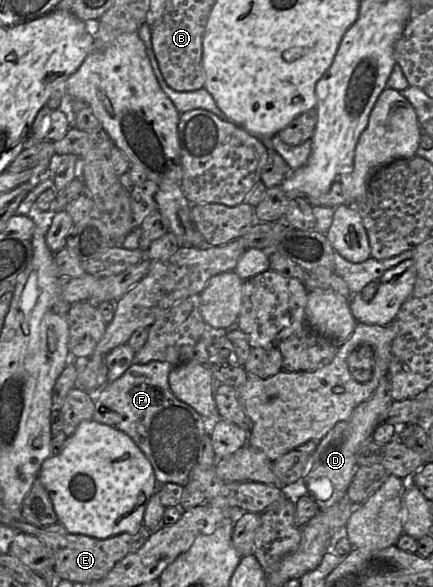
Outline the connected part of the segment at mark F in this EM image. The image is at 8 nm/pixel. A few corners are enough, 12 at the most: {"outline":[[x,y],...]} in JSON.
{"outline":[[134,362],[93,419],[129,435],[158,484],[184,486],[207,422],[169,385]]}

